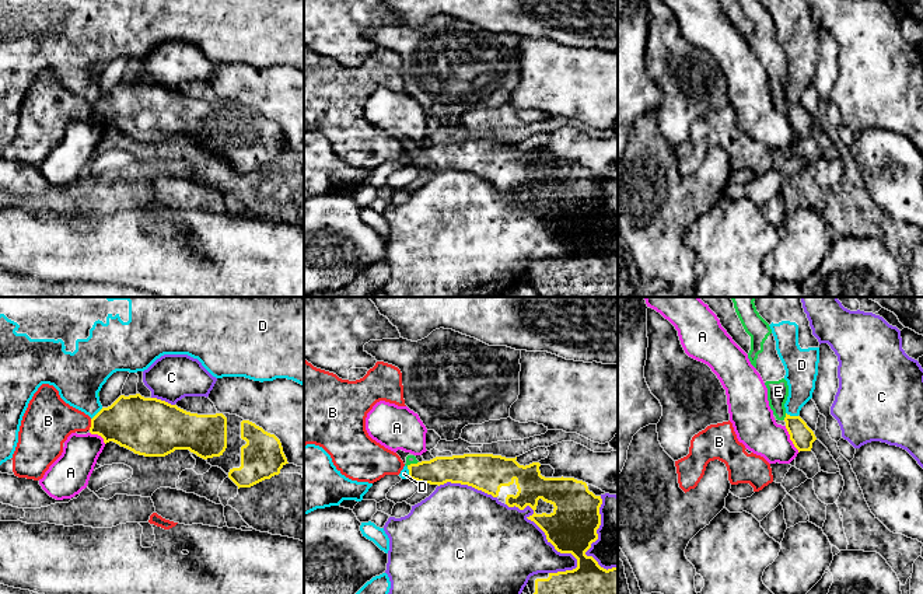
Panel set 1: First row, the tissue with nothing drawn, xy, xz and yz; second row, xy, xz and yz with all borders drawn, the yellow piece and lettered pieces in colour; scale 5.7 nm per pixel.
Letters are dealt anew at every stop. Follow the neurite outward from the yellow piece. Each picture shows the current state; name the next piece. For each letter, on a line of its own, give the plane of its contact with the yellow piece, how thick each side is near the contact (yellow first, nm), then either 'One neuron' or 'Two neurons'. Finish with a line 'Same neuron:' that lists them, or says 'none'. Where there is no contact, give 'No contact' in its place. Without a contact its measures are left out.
A: Touches yellow in yz. Thickness 130 nm (yellow) against 240 nm. Two neurons
B: Touches yellow in xy. Thickness 300 nm (yellow) against 280 nm. Two neurons
C: Touches yellow in xz. Thickness 280 nm (yellow) against 440 nm. Two neurons
D: Touches yellow in yz. Thickness 130 nm (yellow) against 180 nm. Two neurons
E: Touches yellow in yz. Thickness 130 nm (yellow) against 130 nm. One neuron
Same neuron: E

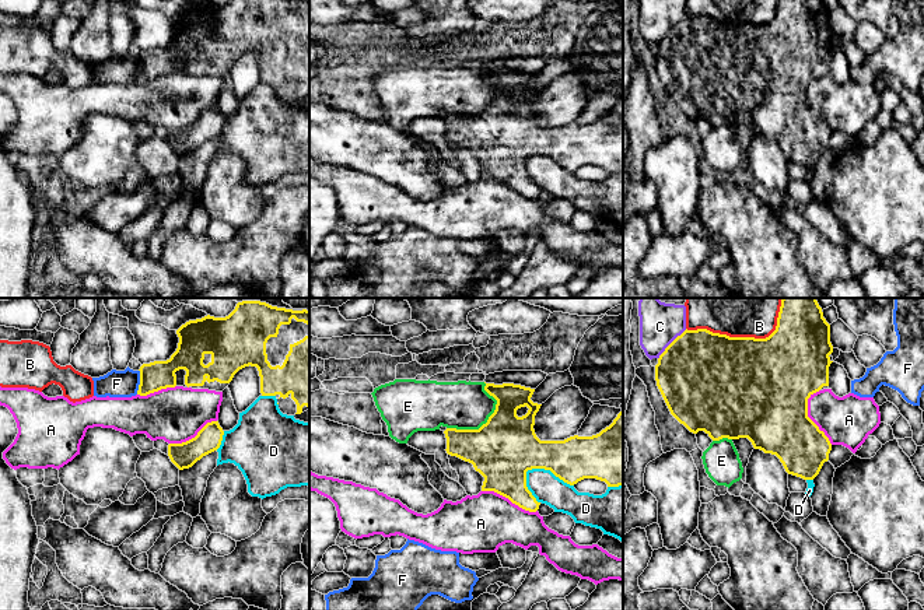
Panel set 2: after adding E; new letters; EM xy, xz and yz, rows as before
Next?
A: Touches yellow in yz. Thickness 480 nm (yellow) against 280 nm. Two neurons
B: Touches yellow in yz. Thickness 500 nm (yellow) against 140 nm. Two neurons
C: Touches yellow in yz. Thickness 500 nm (yellow) against 200 nm. Two neurons
D: Touches yellow in xz. Thickness 320 nm (yellow) against 170 nm. Two neurons
E: Touches yellow in xz. Thickness 360 nm (yellow) against 280 nm. Two neurons
F: Touches yellow in xy. Thickness 170 nm (yellow) against 160 nm. Two neurons
Same neuron: none

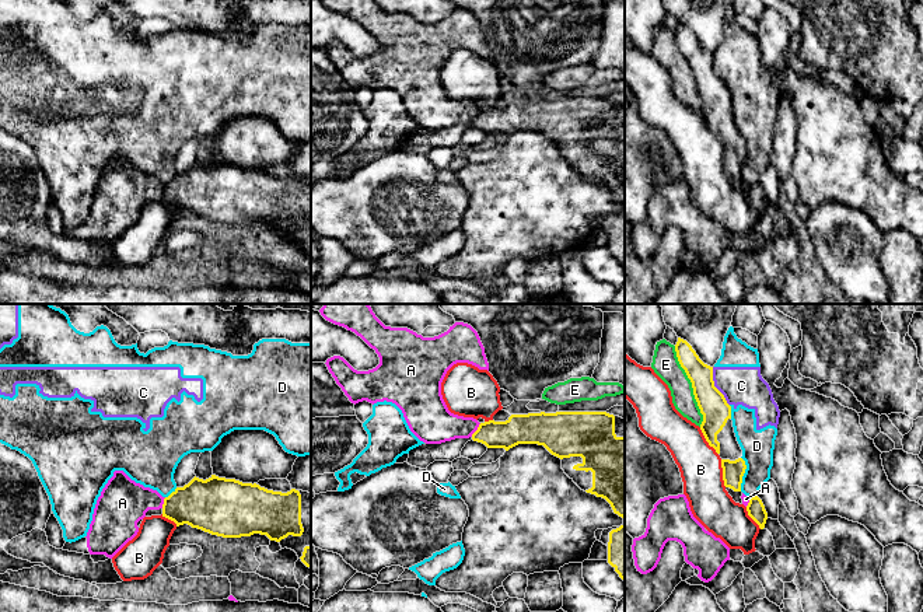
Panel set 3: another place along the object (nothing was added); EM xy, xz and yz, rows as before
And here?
A: Touches yellow in xz. Thickness 180 nm (yellow) against 220 nm. Two neurons
B: Touches yellow in yz. Thickness 160 nm (yellow) against 240 nm. Two neurons
C: Touches yellow in yz. Thickness 160 nm (yellow) against 220 nm. Two neurons
D: Touches yellow in yz. Thickness 130 nm (yellow) against 180 nm. Two neurons
E: Touches yellow in yz. Thickness 160 nm (yellow) against 150 nm. Two neurons
Same neuron: none

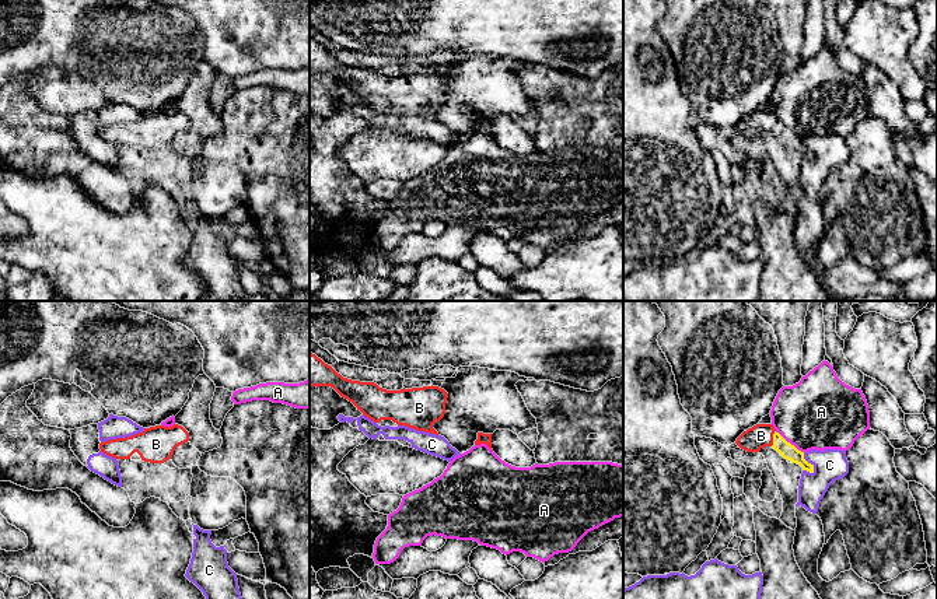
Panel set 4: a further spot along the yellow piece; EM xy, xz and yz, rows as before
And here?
A: Touches yellow in yz. Thickness 90 nm (yellow) against 420 nm. Two neurons
B: Touches yellow in yz. Thickness 90 nm (yellow) against 140 nm. One neuron
C: Touches yellow in yz. Thickness 90 nm (yellow) against 190 nm. Two neurons
Same neuron: B

